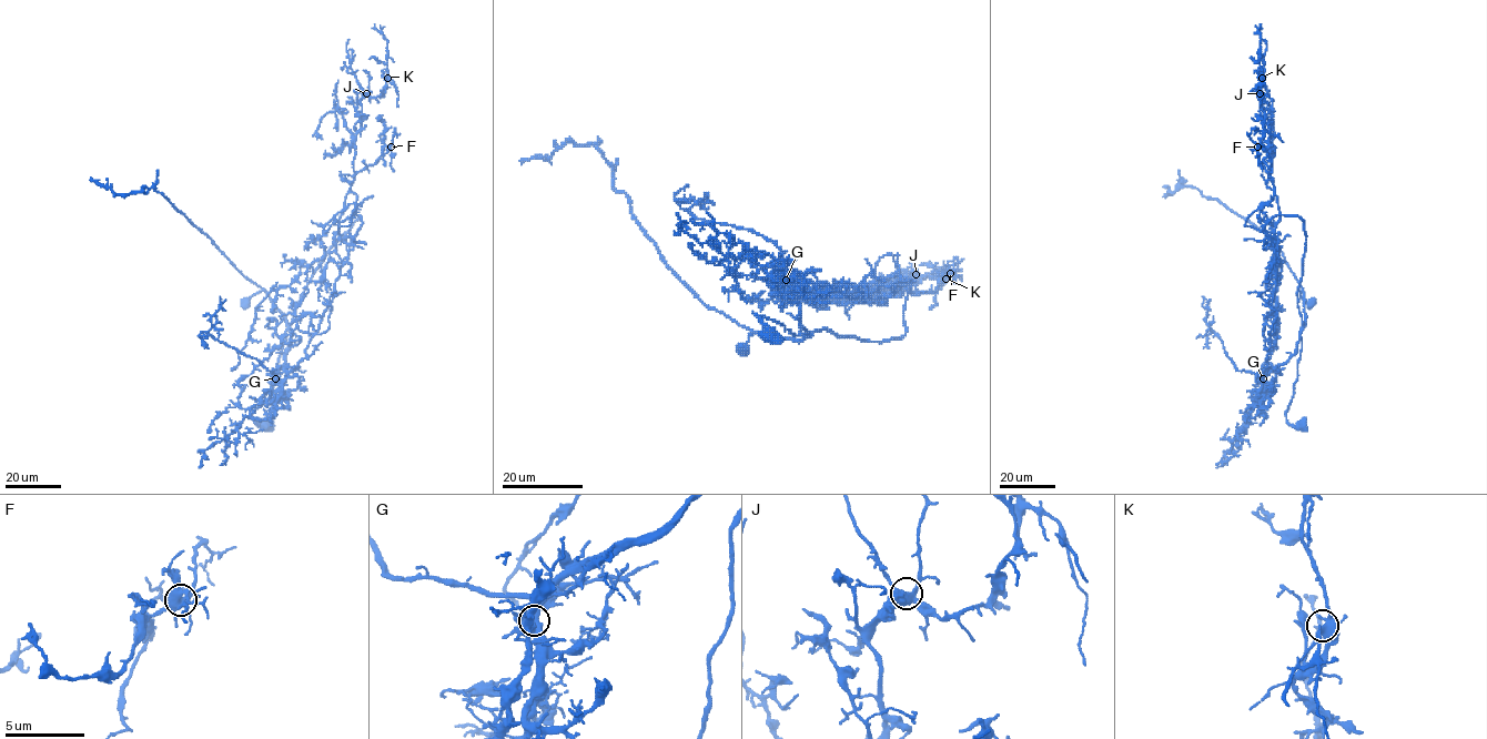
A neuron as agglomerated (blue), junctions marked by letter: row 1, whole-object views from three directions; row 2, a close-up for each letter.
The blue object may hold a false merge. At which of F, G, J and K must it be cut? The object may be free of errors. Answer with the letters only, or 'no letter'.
G

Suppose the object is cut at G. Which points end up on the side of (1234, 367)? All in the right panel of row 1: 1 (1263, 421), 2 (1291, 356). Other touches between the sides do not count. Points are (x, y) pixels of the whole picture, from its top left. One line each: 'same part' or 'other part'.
1: same part
2: same part

